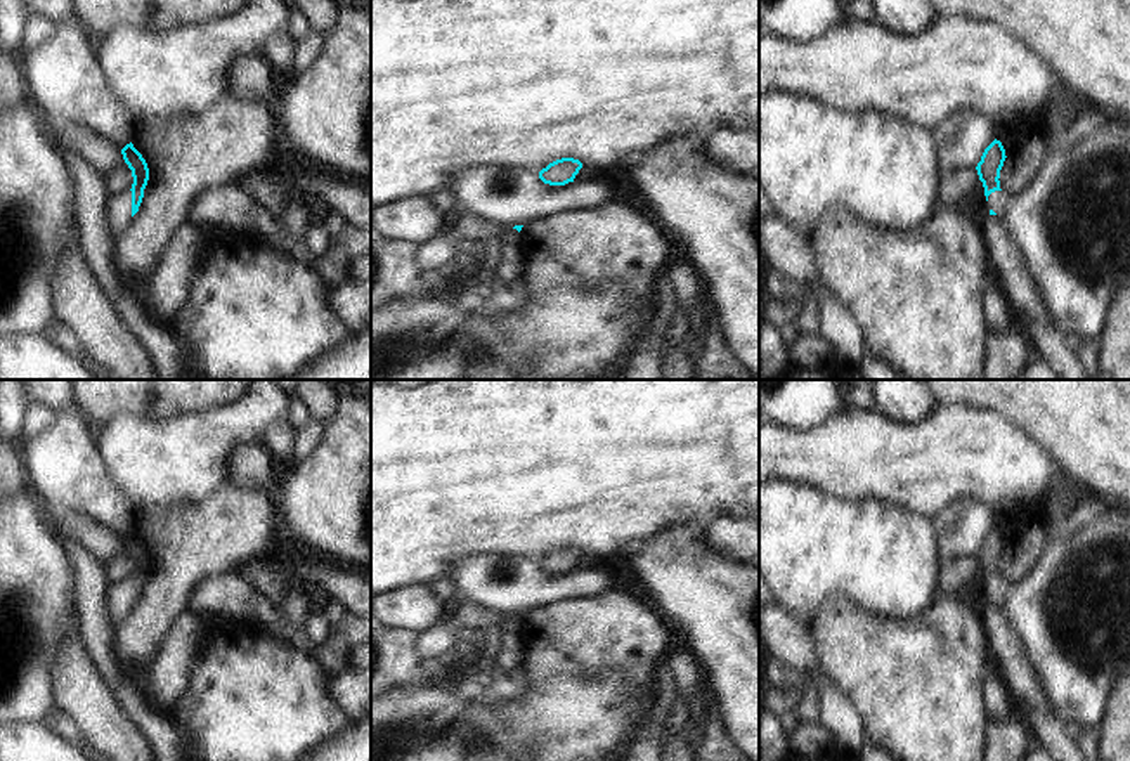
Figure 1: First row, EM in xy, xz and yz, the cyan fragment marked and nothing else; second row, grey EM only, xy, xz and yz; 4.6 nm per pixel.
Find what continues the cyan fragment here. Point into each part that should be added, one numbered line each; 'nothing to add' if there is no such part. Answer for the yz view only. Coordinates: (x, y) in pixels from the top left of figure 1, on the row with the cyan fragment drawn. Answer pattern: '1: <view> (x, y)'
1: yz (1071, 226)

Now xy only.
1: xy (118, 208)

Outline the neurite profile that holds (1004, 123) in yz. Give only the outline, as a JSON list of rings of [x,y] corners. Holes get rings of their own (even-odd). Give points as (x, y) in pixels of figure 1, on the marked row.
[[[1005,111],[995,118],[995,139],[1000,142],[1007,142],[1010,139],[1010,132],[1014,125],[1019,121],[1023,113]]]

